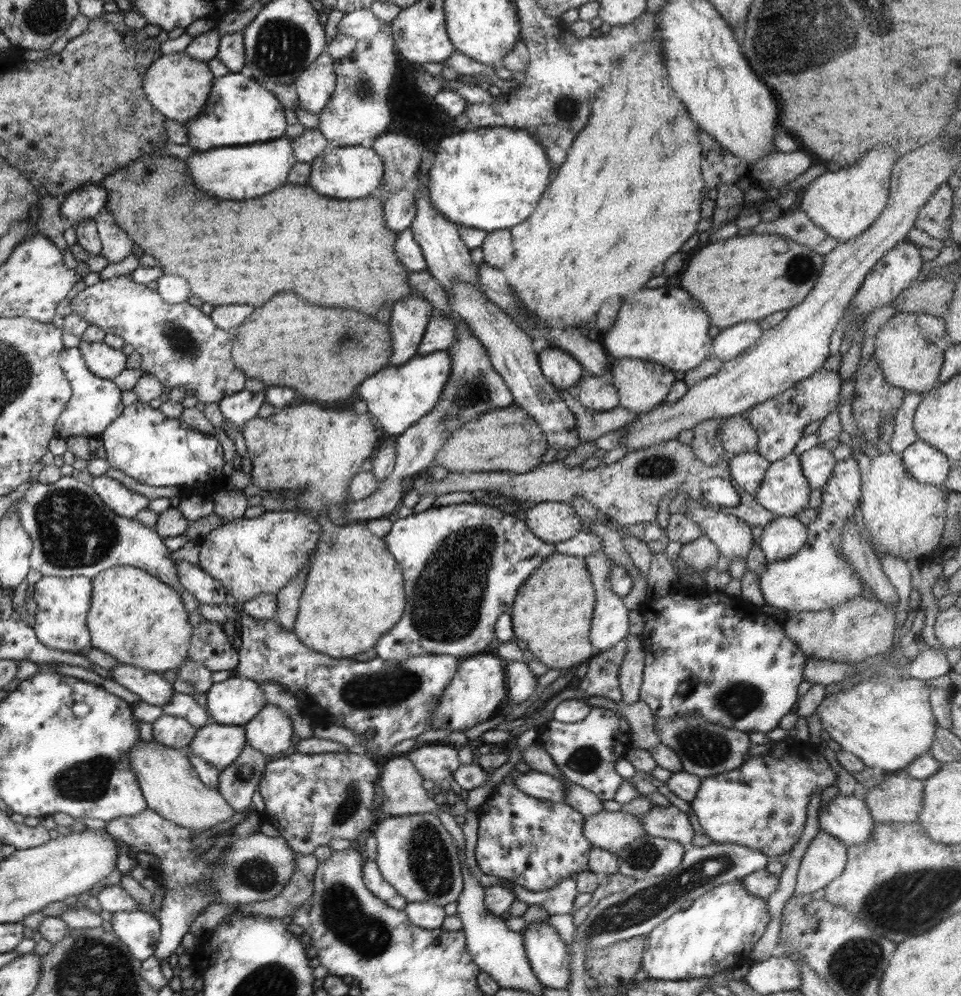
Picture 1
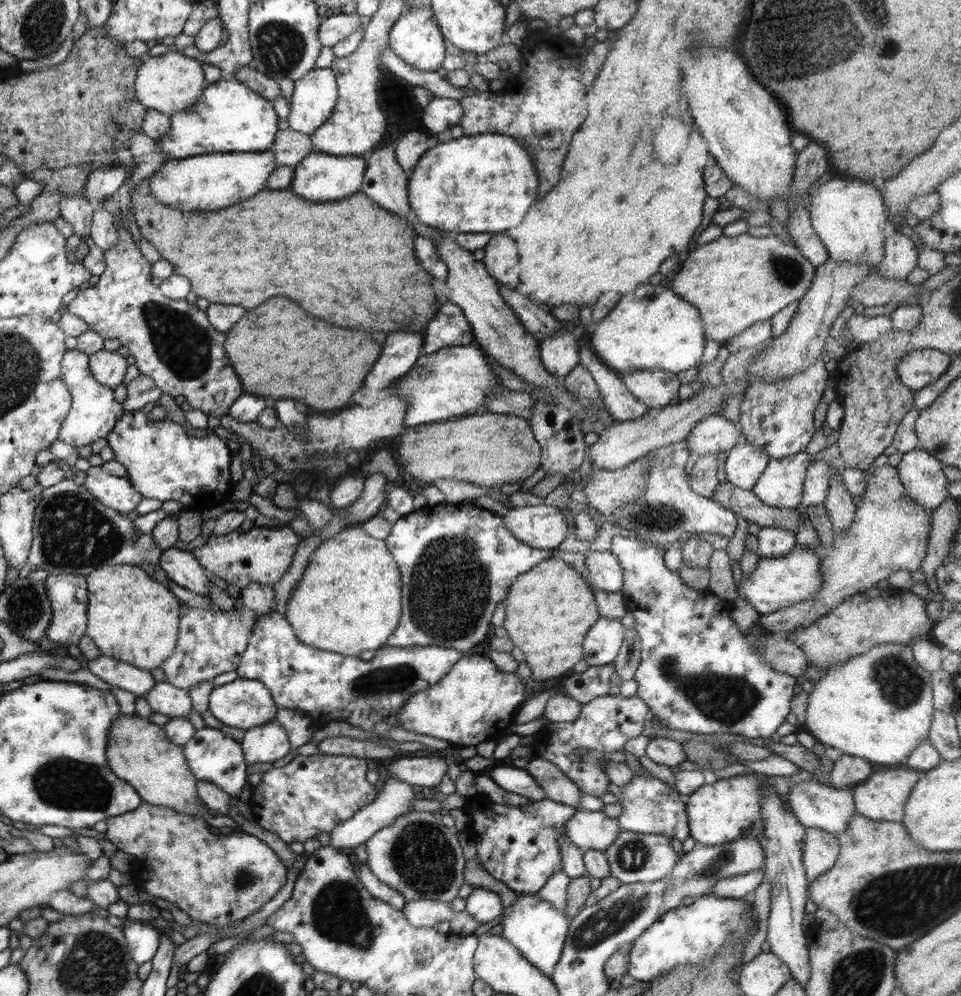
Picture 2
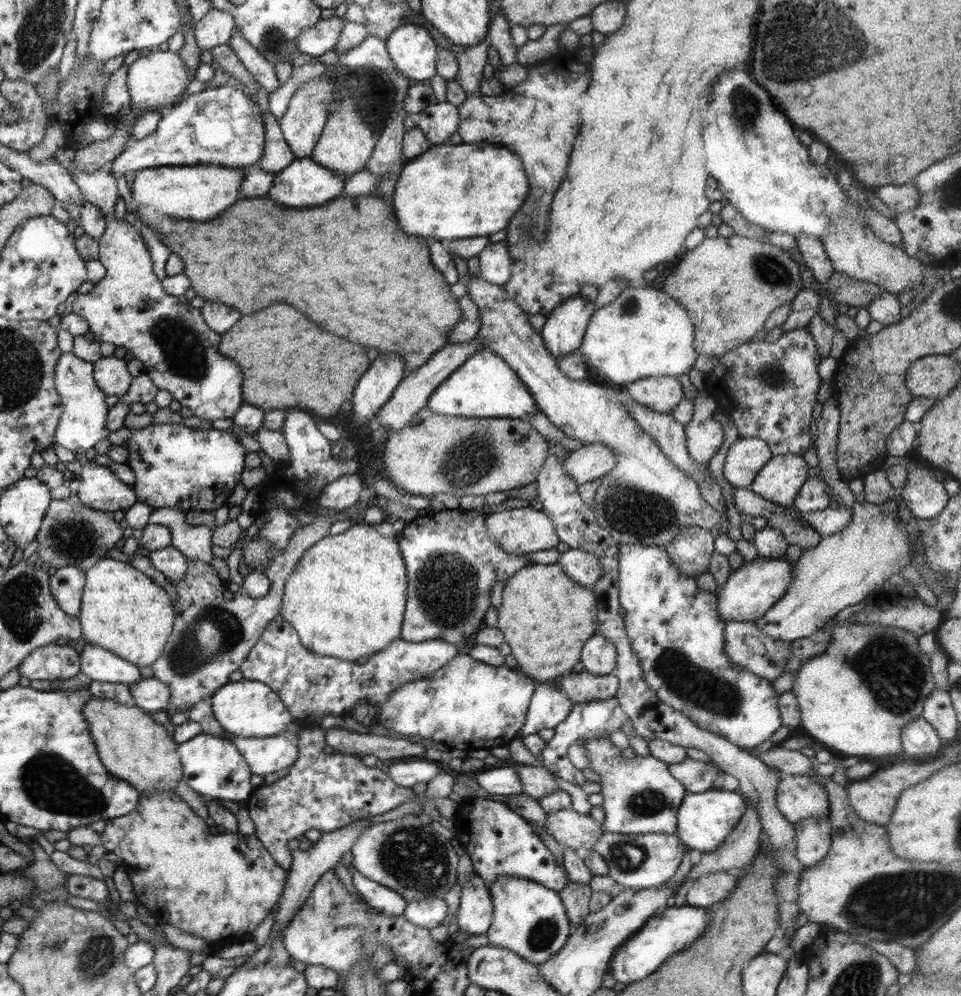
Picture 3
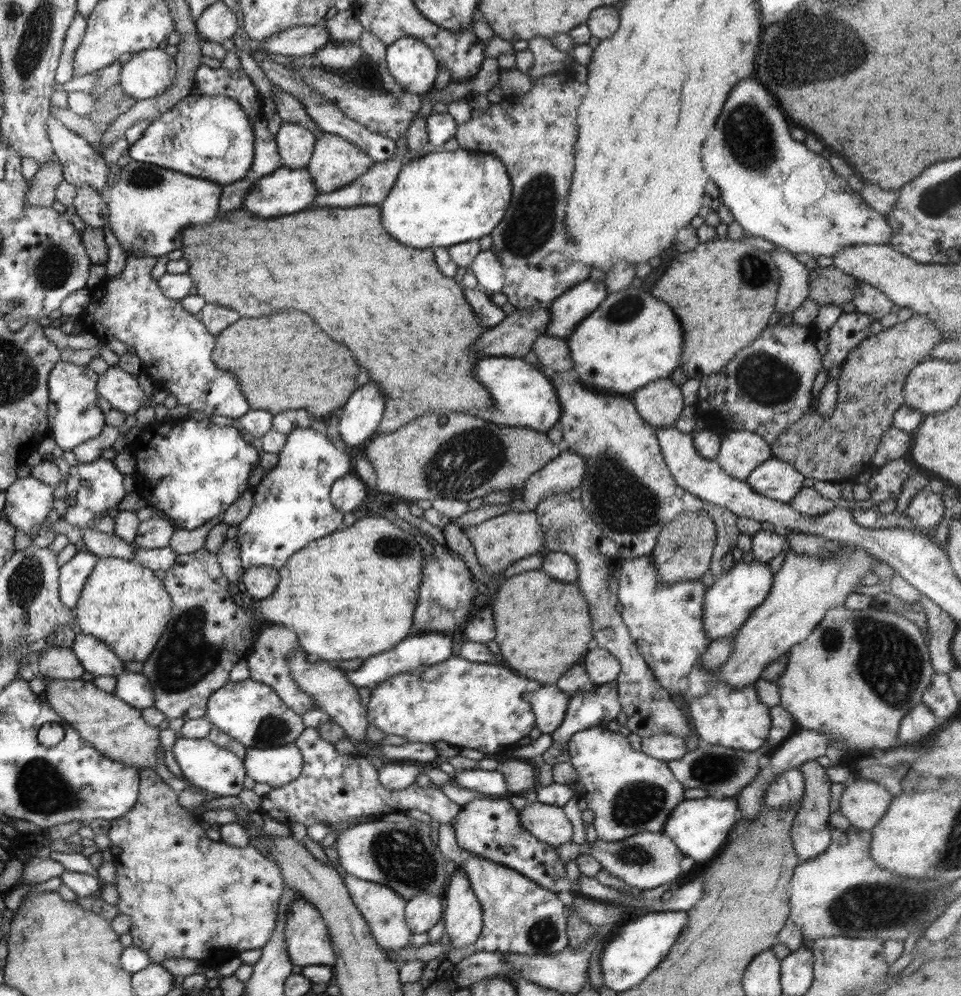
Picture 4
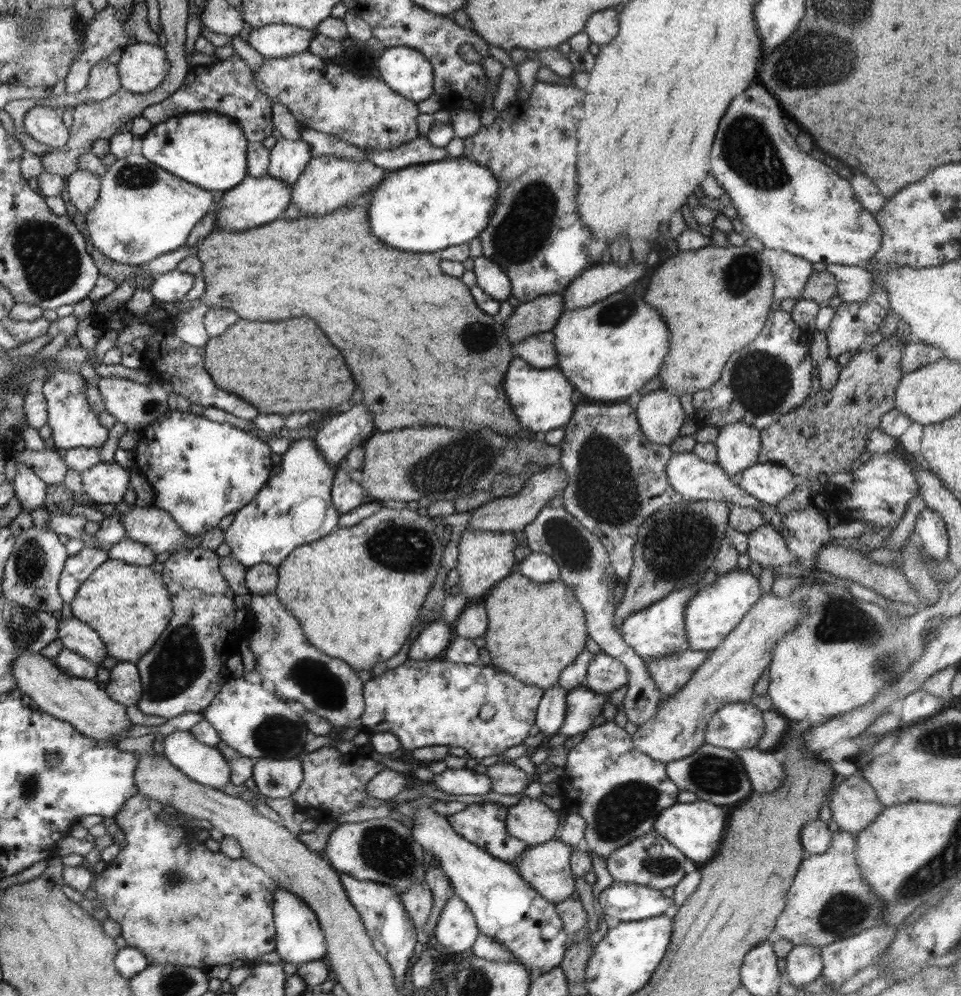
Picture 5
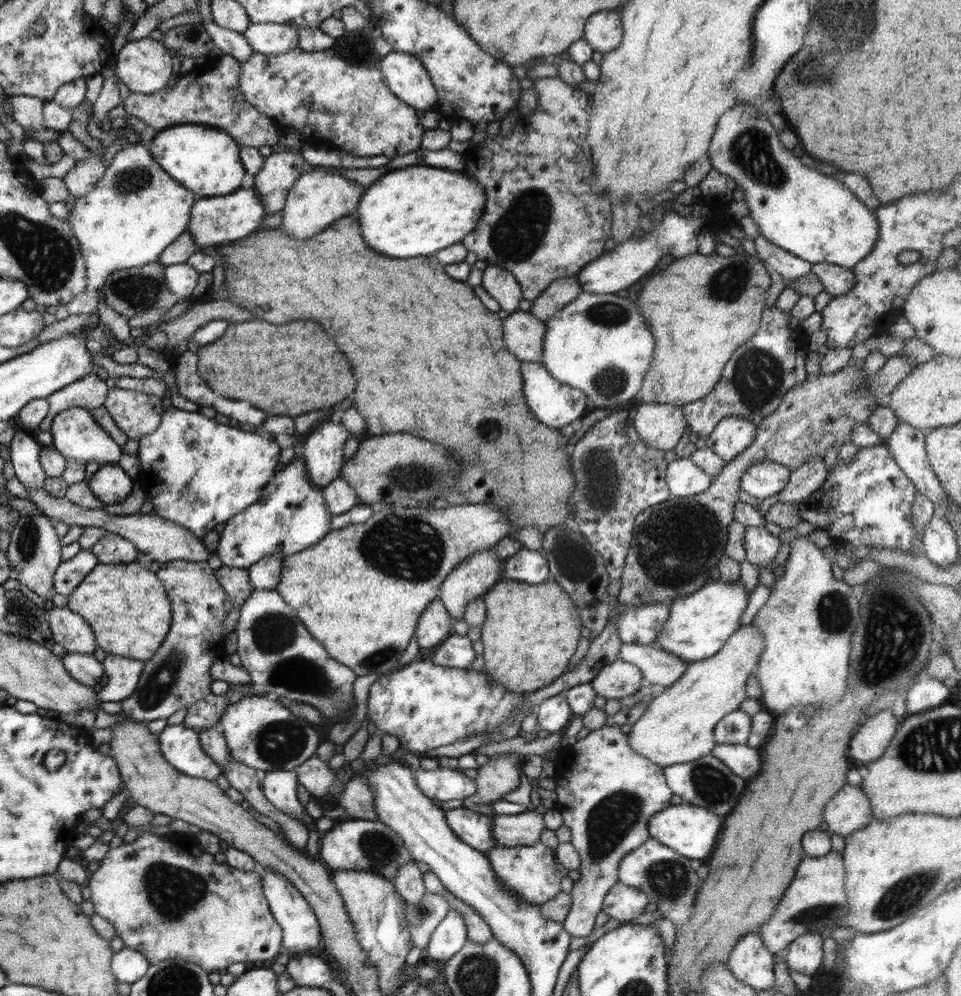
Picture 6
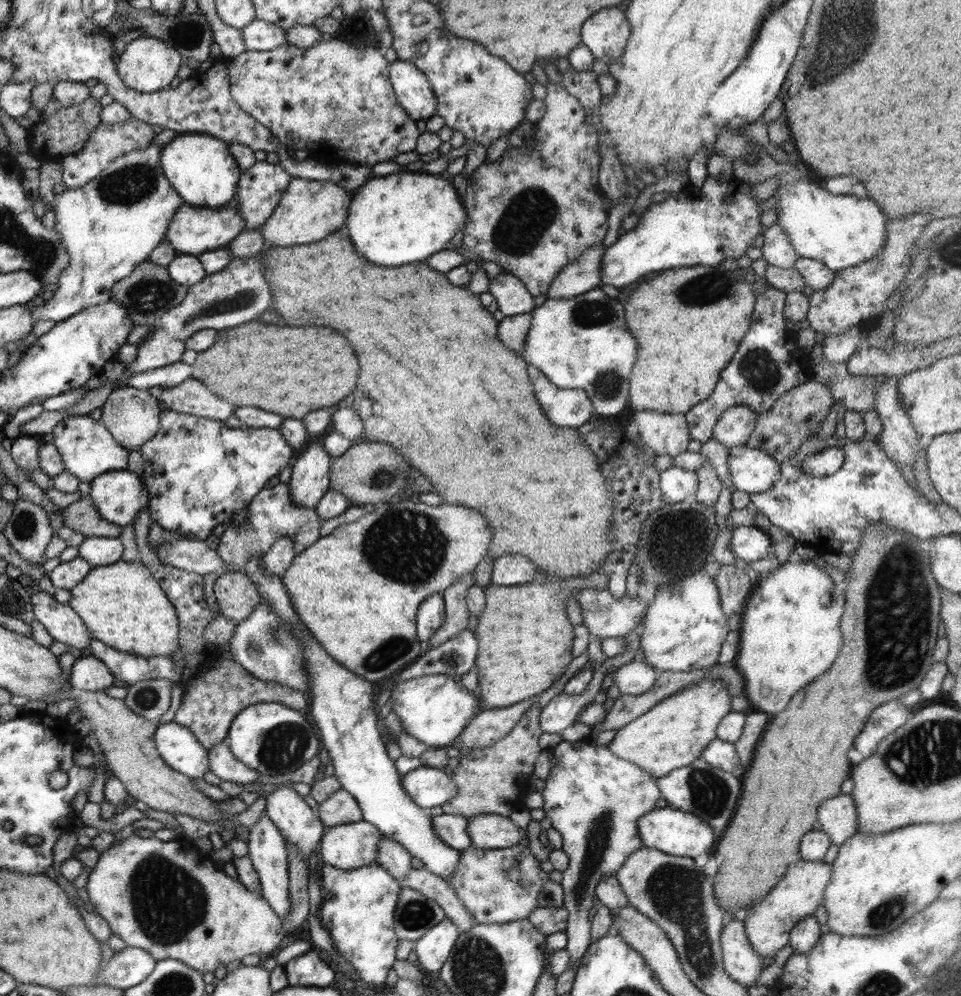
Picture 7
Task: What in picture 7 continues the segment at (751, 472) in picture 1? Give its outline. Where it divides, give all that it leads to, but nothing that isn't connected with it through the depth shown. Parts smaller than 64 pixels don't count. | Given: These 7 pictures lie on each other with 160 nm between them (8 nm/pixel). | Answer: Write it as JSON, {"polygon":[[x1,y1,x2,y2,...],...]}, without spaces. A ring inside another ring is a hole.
{"polygon":[[747,406,726,410,715,424,713,438,726,448,746,445,754,431,758,415]]}

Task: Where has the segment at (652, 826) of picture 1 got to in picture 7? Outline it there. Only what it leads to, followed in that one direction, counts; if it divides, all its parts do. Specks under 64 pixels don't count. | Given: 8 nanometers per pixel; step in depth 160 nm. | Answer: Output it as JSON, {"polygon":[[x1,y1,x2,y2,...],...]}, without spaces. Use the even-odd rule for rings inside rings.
{"polygon":[[591,736,576,742,562,740,550,752,553,764,548,778,544,779,546,785,541,794,544,799,545,816,552,821,552,827,560,832,563,838,561,849,569,858,568,868,562,871,564,879,560,882,564,897,563,908,569,913,565,931,568,940,565,950,569,953,569,966,574,963,580,964,592,944,588,919,590,909,594,907,596,885,600,883,601,876,618,872,626,859,643,847,638,832,638,819,657,808,656,802,662,798,662,793,654,775,642,770,637,764,616,756,609,746,594,744]]}

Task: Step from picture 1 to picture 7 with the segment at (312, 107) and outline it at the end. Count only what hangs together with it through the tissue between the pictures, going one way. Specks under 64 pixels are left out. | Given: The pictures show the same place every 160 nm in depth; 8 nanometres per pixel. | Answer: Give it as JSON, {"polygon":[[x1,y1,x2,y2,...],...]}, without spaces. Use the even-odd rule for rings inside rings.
{"polygon":[[267,161,241,171,234,205,245,220,245,230,261,228,273,215,292,177,280,163]]}

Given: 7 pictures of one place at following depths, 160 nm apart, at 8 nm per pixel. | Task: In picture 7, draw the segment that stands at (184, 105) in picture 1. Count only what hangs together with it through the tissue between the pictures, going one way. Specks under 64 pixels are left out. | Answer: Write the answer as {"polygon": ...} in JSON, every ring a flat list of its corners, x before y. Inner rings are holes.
{"polygon":[[138,37,127,44,119,56,118,73,125,84,131,89,141,93,161,91,170,86,170,82,176,78,182,65,183,57,171,46,158,38]]}

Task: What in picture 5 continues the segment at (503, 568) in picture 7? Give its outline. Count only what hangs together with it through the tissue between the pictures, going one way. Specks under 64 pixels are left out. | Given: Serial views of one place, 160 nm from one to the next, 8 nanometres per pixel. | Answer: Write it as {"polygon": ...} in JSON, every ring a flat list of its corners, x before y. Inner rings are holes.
{"polygon":[[532,551,524,560,518,561,515,570,537,583,554,583,561,580,558,563,544,553]]}

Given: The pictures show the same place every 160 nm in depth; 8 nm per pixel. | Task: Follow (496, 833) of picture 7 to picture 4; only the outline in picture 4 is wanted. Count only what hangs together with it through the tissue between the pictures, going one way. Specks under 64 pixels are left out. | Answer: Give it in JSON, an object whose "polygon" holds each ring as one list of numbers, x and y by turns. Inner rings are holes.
{"polygon":[[538,800,527,802,519,817,522,826,543,843,562,846,571,842,574,836,574,826,563,807,542,804]]}

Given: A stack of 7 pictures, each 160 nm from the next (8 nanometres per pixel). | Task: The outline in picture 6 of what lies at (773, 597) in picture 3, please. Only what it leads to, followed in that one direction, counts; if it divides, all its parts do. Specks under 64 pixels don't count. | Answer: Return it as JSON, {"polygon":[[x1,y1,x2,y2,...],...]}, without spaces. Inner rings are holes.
{"polygon":[[708,580,696,592,669,604,669,617,659,632,658,646,682,657,688,664,714,656,741,627,749,595,741,581]]}

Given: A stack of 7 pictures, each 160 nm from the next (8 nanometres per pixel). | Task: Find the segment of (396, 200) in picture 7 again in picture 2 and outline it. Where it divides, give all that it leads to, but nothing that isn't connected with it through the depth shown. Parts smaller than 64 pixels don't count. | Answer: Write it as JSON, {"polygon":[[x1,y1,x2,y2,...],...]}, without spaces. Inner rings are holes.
{"polygon":[[486,133,481,135,462,135,457,139,453,139,447,142,440,142,436,146,429,148,422,158,415,164,412,172,409,174,409,187,408,187,408,202,410,202,413,213,418,217,420,222,427,224,428,227,437,228,440,231,446,231,453,235,463,232,471,233,504,233,508,229,516,228,524,220,524,216,529,211,532,204,538,199,539,194,539,176,534,166,533,158,530,153,527,152,526,147,522,143,519,143,518,139,515,139,510,135]]}

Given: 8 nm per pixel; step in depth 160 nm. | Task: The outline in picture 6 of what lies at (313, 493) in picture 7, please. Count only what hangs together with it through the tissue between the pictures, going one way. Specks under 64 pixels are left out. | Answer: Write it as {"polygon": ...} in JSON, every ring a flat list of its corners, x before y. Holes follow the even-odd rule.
{"polygon":[[327,420,298,441,298,454,303,458,310,484,320,489,340,476,344,465,342,449,352,434,340,422]]}

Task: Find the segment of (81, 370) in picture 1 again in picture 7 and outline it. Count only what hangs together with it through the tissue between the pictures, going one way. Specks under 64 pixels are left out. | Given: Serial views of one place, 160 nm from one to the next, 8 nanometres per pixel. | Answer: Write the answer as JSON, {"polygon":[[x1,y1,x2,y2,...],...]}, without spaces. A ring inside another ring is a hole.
{"polygon":[[88,415,67,416,52,432,54,446,60,452,65,471,74,474,79,482,92,483,98,477,128,468,129,450,118,444,104,423]]}

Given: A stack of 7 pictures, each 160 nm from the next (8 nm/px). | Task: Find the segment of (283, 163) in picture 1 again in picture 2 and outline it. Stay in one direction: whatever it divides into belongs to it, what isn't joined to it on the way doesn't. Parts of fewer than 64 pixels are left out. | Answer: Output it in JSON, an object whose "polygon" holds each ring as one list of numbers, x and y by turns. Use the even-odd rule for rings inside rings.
{"polygon":[[270,149,264,152,215,152,170,159,150,176,150,188,162,204,182,210,212,212,232,206,266,189,267,180,276,167,275,156]]}

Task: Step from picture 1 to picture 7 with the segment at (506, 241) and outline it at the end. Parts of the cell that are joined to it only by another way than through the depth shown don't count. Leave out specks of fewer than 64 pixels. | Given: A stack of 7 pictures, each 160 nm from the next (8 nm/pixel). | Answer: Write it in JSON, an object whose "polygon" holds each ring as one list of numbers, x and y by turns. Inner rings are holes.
{"polygon":[[499,273,491,279,489,291,495,296,499,310,505,316,530,313,534,308,534,296,513,274]]}

